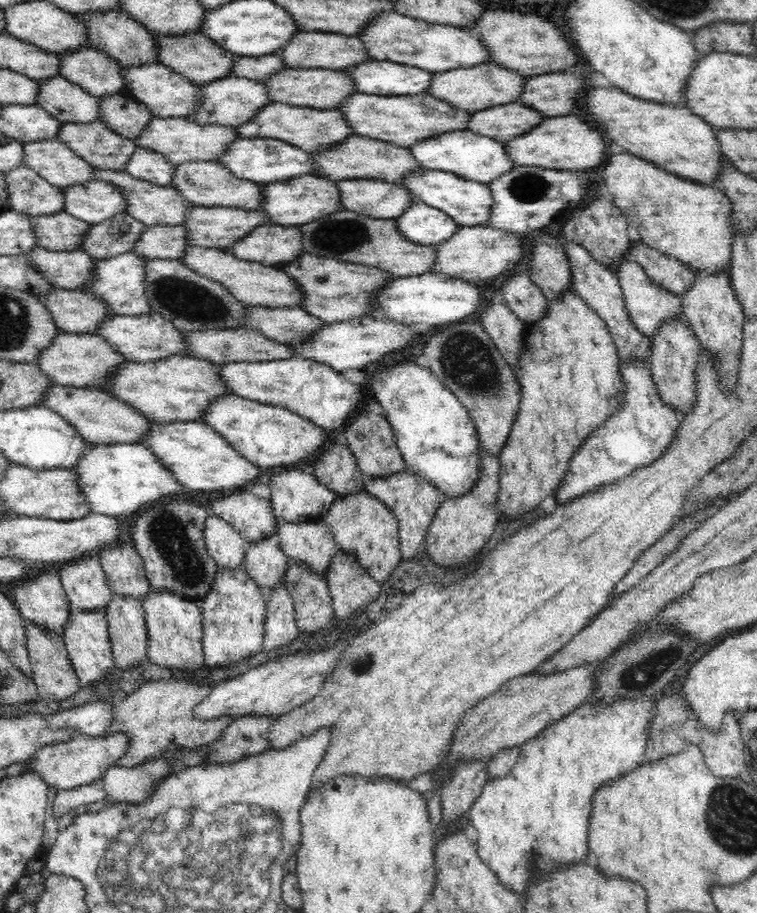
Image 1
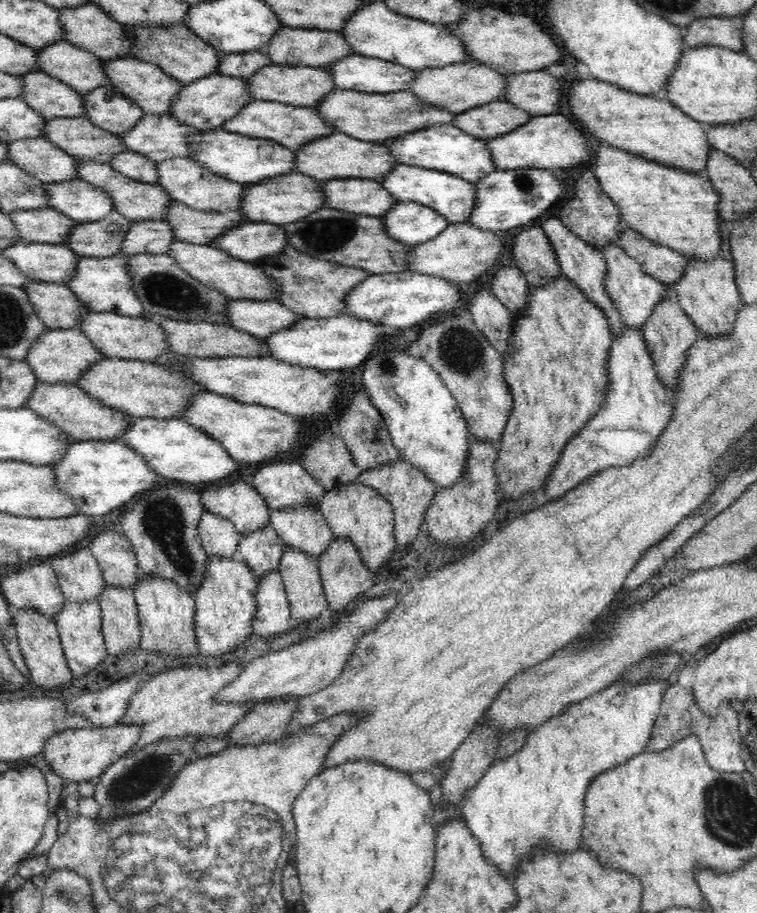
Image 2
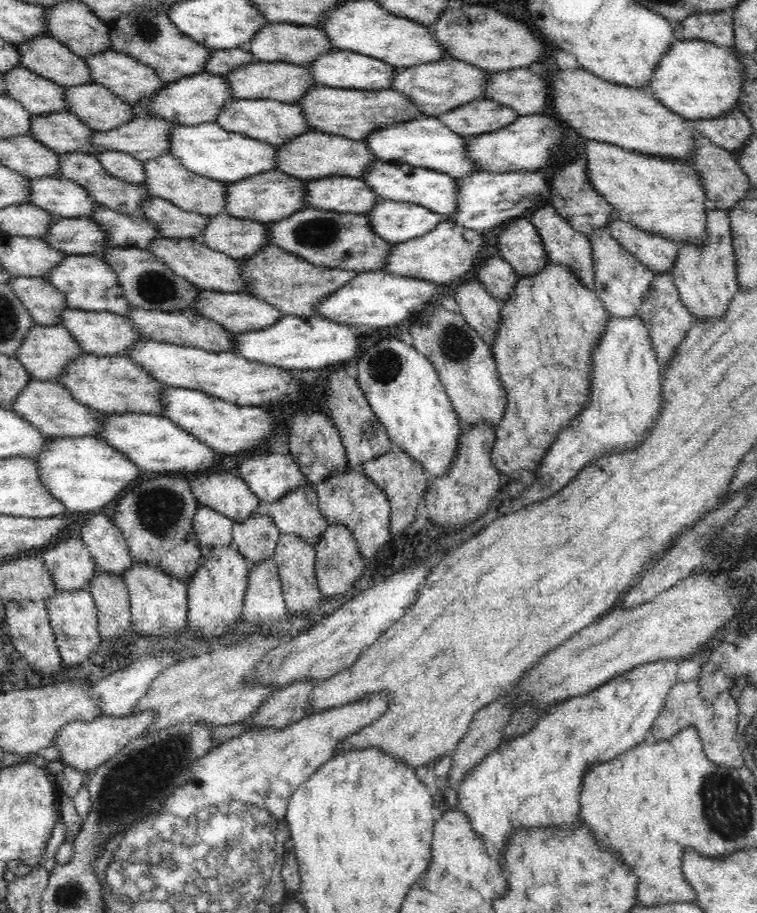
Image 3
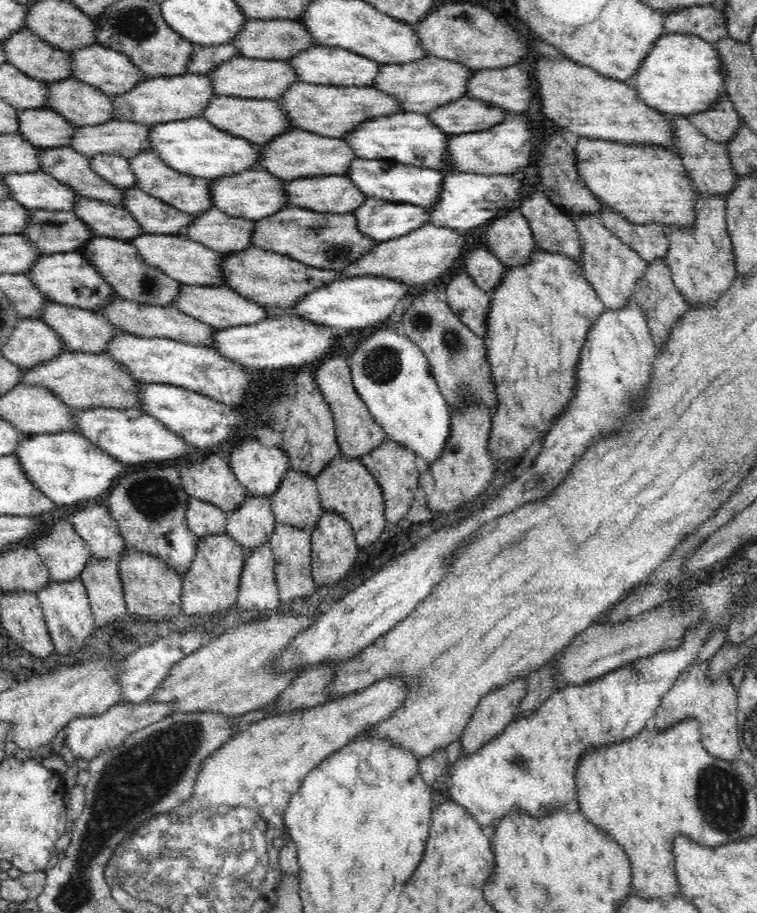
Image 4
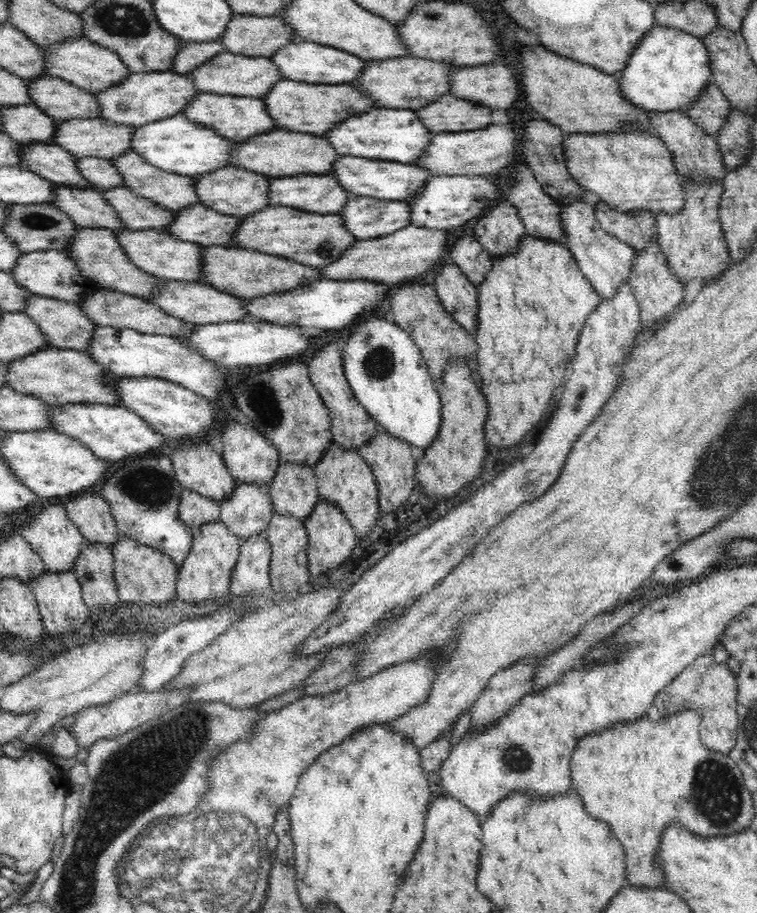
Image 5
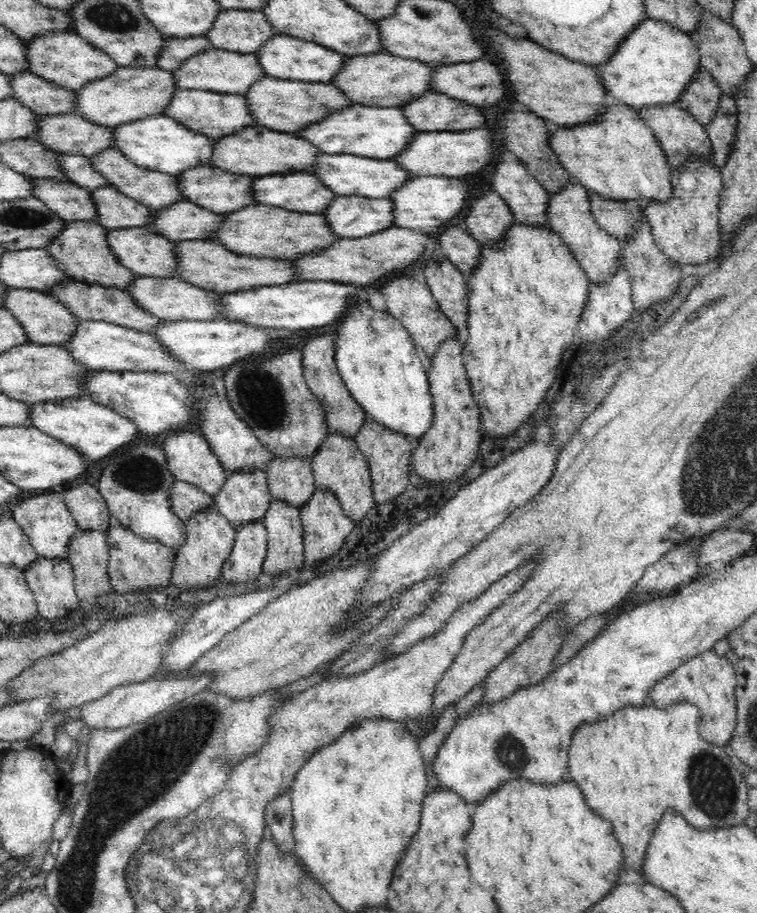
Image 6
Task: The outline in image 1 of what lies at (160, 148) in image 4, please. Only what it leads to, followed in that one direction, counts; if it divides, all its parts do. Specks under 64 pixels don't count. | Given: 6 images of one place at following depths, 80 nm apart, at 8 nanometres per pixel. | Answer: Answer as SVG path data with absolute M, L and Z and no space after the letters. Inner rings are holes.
M236 137L225 150L224 158L219 164L231 170L231 173L242 180L250 182L269 183L283 181L295 176L315 175L312 154L300 150L288 142L272 138Z

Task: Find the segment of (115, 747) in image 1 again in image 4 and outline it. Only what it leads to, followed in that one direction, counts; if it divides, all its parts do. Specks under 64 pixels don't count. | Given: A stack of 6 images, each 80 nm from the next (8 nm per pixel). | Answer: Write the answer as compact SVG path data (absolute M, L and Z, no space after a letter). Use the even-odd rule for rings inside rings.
M146 699L138 704L128 701L118 701L113 704L106 712L99 715L82 715L73 718L64 728L62 734L63 740L67 742L70 751L74 753L76 760L88 760L89 762L105 750L120 746L128 735L135 730L154 724L172 712L172 703L170 701L158 703L152 699Z

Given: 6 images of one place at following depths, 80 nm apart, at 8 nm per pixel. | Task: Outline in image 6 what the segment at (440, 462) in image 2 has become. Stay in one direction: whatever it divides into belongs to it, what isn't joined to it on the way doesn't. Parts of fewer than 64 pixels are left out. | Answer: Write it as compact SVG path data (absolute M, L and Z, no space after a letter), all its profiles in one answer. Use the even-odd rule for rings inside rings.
M364 297L356 299L351 307L340 317L335 342L336 369L346 384L350 395L361 406L370 420L382 424L394 432L404 436L415 437L417 441L432 428L434 403L428 383L428 372L416 355L416 344L409 336L407 328L400 320L390 316L387 310L372 308L371 303Z

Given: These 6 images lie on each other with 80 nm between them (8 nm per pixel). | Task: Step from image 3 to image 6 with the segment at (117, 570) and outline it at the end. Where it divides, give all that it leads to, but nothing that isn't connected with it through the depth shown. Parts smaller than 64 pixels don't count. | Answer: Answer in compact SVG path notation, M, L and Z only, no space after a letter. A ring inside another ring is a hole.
M88 482L74 483L68 488L62 488L60 494L80 529L96 529L107 534L111 512L97 485Z

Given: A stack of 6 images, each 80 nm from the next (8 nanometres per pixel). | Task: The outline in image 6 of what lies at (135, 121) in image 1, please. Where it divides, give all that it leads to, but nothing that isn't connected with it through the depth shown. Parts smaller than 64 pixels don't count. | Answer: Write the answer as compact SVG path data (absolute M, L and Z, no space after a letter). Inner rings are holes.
M30 71L7 75L12 85L13 99L31 108L38 116L72 113L75 91L60 88Z

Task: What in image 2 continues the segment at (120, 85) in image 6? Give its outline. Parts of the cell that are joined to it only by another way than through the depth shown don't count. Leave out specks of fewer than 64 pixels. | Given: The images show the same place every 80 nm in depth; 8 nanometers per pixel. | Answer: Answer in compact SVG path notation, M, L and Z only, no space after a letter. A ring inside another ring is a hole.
M214 71L202 79L184 85L173 98L171 115L182 124L193 126L200 131L222 127L225 120L231 119L252 99L245 82L240 77L224 76Z

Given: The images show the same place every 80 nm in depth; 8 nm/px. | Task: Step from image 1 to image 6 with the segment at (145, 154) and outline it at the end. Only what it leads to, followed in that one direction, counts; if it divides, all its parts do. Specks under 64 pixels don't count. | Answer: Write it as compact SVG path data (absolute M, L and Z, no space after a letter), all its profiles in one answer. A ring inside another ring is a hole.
M60 153L61 172L72 184L89 191L106 187L107 180L92 165L92 160L84 156Z

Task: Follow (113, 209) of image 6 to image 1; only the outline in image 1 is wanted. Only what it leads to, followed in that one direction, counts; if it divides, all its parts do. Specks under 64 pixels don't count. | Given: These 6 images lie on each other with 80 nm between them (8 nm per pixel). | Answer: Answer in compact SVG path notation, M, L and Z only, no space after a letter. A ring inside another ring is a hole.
M194 206L187 208L187 217L183 222L185 233L190 245L206 248L219 248L227 250L242 237L245 237L253 228L270 222L263 212L247 211L240 208L204 207Z

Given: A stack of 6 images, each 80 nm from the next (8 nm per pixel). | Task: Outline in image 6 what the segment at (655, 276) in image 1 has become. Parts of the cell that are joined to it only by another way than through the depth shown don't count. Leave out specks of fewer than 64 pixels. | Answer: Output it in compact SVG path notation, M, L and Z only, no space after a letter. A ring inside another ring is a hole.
M588 190L592 214L610 236L622 241L635 235L645 217L645 204L638 200L615 201Z

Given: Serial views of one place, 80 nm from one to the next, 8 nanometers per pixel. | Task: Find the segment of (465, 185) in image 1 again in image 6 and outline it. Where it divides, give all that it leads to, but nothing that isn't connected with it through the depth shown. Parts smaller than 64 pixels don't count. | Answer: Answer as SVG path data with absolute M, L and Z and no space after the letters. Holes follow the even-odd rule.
M322 153L310 173L319 178L319 181L336 195L358 195L366 198L389 198L403 182L414 178L414 175L400 169L400 164L396 164L393 160L378 160L355 154Z

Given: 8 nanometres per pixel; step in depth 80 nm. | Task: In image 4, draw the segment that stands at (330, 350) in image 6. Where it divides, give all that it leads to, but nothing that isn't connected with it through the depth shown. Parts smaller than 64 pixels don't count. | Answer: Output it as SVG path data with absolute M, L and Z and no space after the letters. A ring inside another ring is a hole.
M342 351L326 355L324 360L317 364L313 378L326 404L329 405L332 411L333 420L336 424L336 437L340 444L341 454L344 457L360 459L386 442L387 433L376 423L366 404L360 399L360 395L356 393L352 375L350 375L350 366Z

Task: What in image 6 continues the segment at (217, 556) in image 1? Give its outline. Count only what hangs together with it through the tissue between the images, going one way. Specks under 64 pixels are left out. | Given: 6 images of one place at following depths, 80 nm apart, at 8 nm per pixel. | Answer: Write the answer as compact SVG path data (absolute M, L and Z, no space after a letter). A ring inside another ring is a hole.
M176 479L169 488L172 509L182 521L206 510L214 504L214 498L200 490L196 485Z

